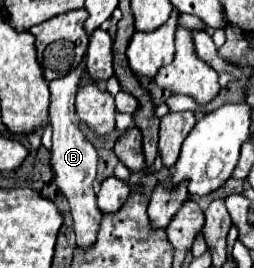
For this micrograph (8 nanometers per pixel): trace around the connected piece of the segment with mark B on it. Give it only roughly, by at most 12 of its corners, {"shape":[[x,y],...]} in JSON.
{"shape":[[85,59],[49,83],[51,163],[71,205],[77,247],[93,247],[101,211],[97,151],[75,115]]}

